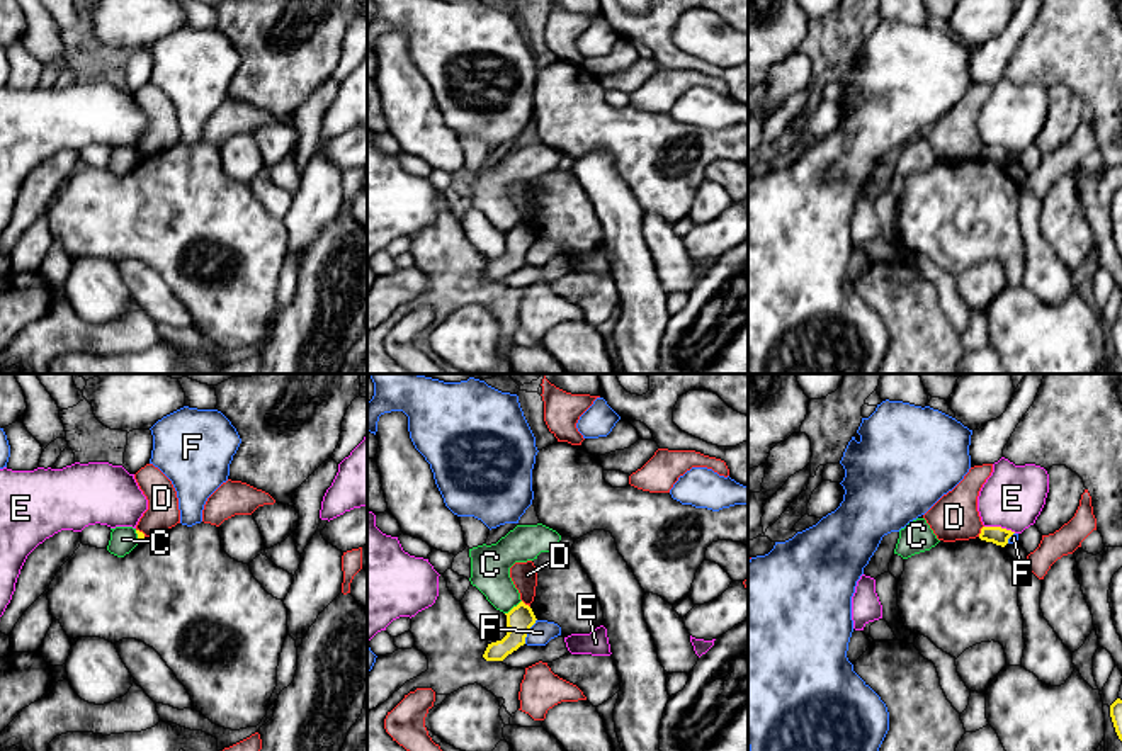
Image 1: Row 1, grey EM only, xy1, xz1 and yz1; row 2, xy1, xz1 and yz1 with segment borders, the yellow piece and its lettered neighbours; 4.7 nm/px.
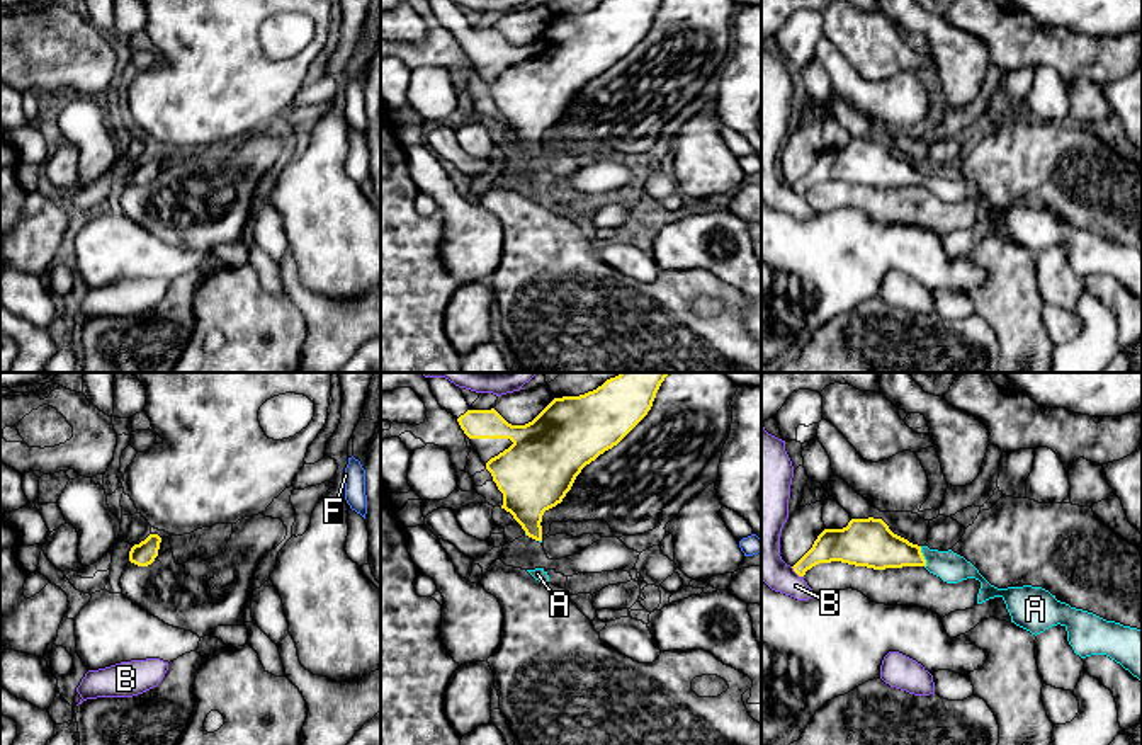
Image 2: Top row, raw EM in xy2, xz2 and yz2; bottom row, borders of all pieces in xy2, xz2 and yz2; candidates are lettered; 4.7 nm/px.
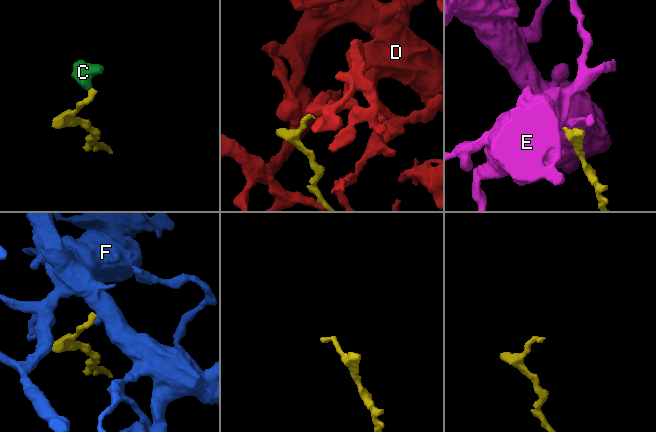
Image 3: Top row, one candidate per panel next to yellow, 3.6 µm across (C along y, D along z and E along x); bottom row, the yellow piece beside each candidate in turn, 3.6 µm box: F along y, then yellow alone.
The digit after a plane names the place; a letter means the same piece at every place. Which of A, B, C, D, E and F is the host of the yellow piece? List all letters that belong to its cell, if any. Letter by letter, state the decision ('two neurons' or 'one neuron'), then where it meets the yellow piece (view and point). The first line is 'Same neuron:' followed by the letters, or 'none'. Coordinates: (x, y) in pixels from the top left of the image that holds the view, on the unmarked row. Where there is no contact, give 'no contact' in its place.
Same neuron: A
A: one neuron | yz2 (923, 176)
B: two neurons | yz2 (797, 193)
C: two neurons | xz1 (514, 226)
D: two neurons | yz1 (981, 150)
E: two neurons | yz1 (1000, 146)
F: two neurons | xz1 (529, 248)

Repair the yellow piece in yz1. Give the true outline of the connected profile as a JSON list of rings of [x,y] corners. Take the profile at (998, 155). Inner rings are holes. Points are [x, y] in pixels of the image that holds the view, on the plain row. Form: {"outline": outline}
{"outline": [[[983,146],[979,158],[1005,167],[1015,151],[1001,146]]]}

